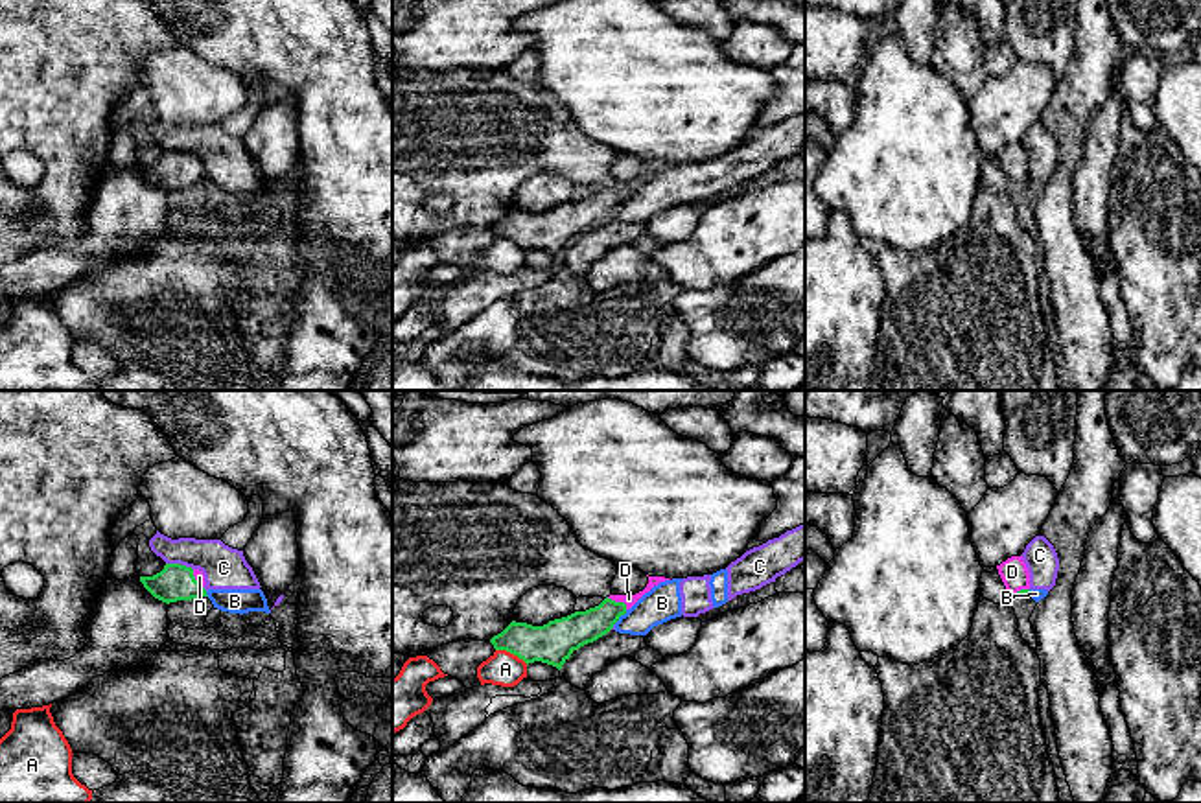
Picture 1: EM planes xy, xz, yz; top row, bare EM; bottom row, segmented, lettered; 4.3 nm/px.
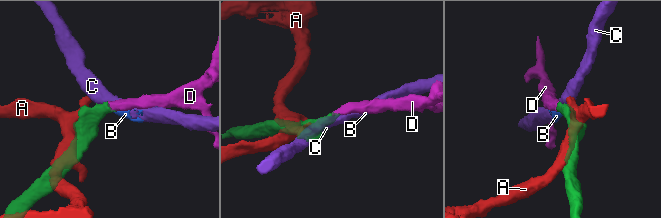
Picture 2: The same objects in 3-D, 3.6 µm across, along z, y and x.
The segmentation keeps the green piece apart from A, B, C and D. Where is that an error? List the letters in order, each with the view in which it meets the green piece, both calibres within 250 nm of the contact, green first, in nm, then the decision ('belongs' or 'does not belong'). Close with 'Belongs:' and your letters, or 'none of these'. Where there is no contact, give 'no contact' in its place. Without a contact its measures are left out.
A: xz | 180/150 nm | does not belong
B: xz | 150/160 nm | does not belong
C: xy | 160/190 nm | does not belong
D: xz | 150/50 nm | belongs
Belongs: D

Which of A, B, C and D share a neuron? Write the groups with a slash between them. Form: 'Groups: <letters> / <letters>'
Groups: A / B C / D

